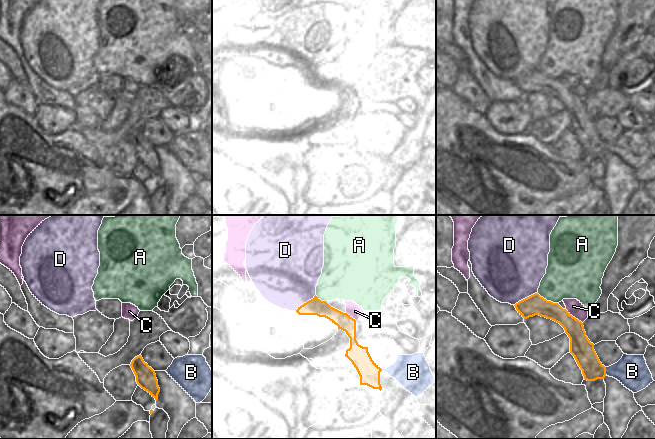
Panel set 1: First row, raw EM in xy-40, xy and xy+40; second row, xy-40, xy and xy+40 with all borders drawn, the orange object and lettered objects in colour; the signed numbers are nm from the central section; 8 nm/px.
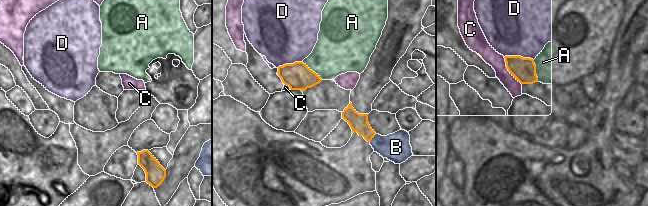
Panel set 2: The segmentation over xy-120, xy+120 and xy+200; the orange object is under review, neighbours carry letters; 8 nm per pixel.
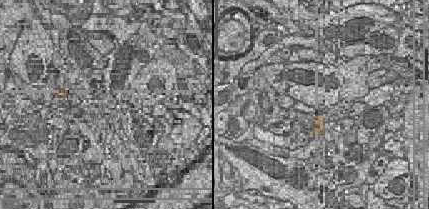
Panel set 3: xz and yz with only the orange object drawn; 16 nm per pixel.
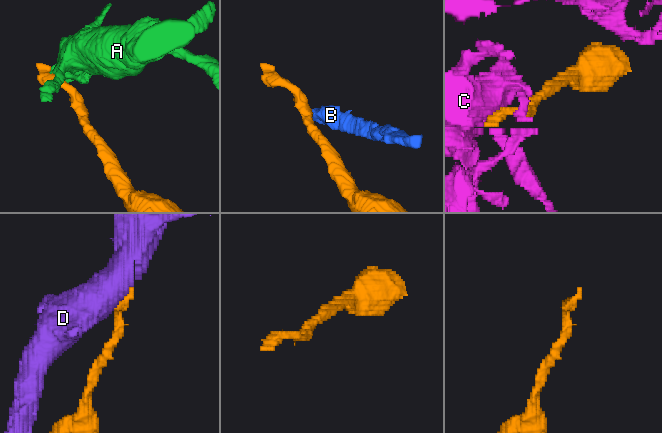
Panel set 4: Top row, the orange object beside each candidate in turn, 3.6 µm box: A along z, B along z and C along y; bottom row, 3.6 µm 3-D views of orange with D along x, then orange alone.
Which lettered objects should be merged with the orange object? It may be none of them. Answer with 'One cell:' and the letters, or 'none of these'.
One cell: none of these

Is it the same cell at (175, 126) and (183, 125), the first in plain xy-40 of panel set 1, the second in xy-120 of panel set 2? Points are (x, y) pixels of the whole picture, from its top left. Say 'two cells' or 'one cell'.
two cells

